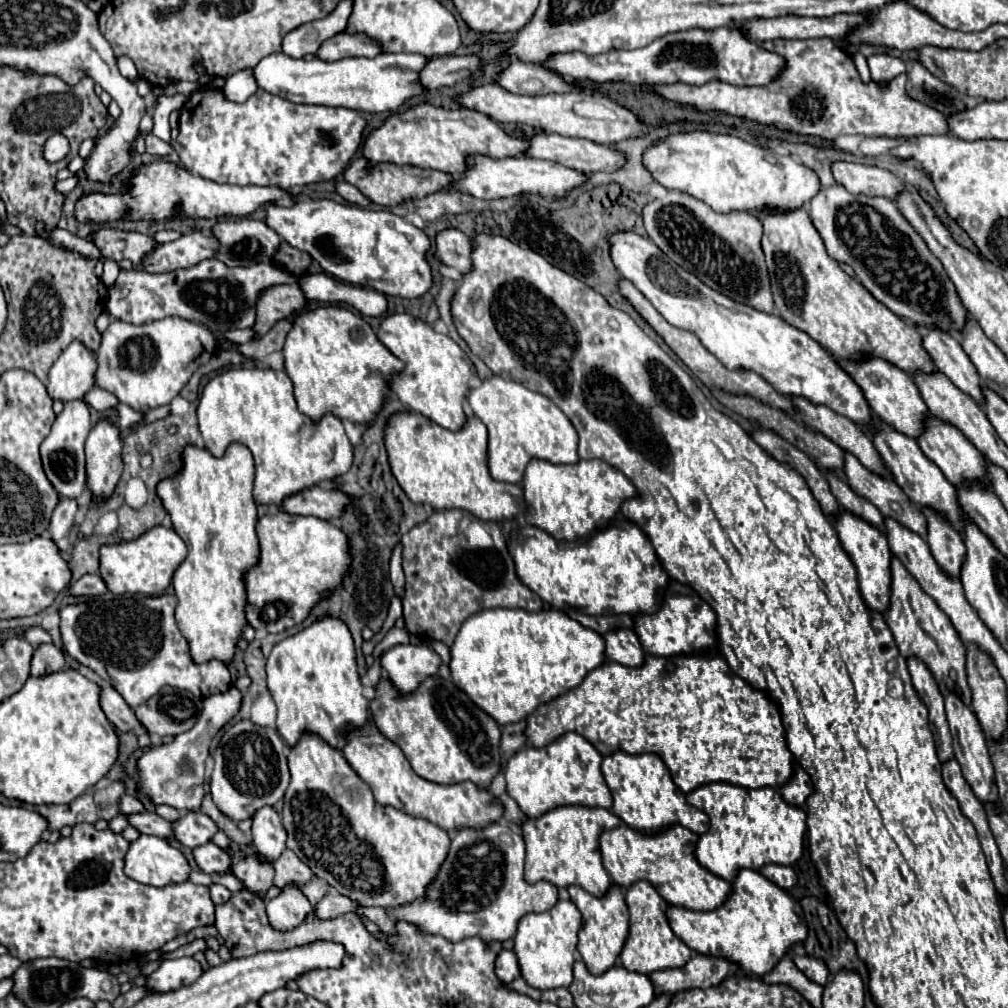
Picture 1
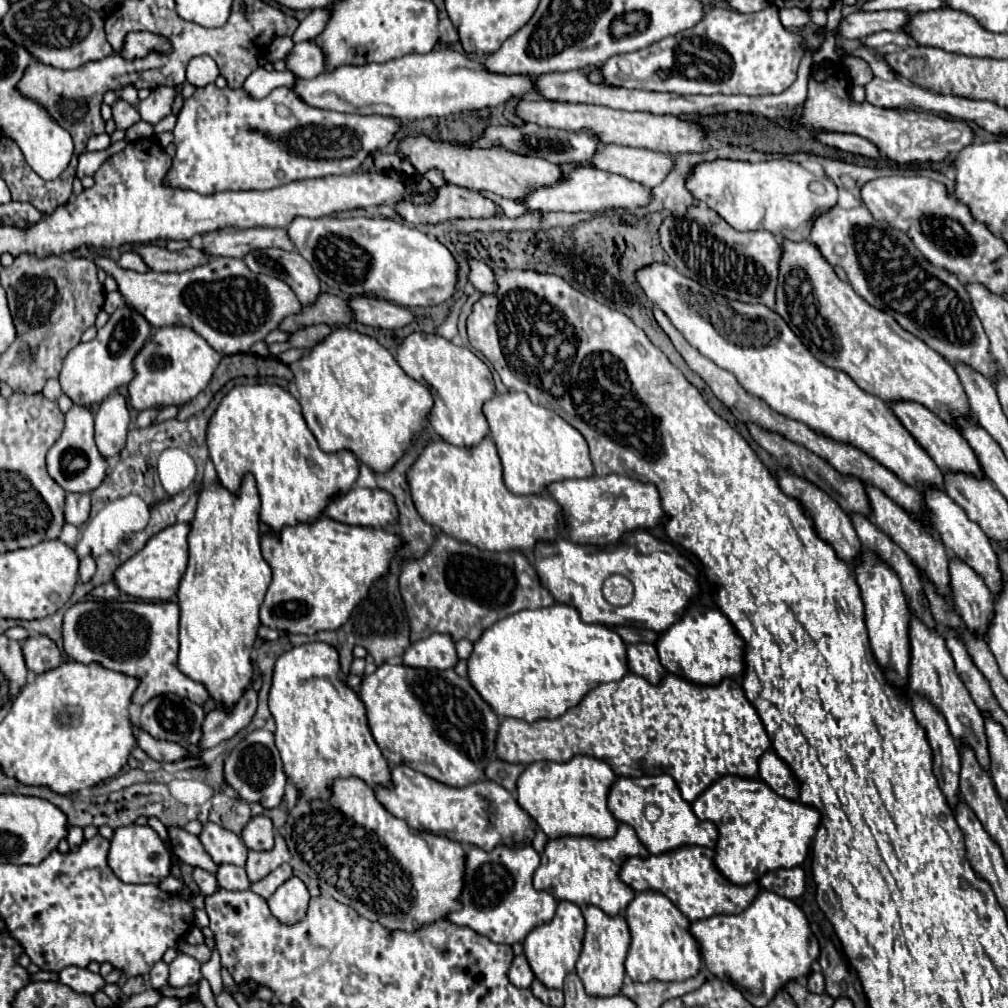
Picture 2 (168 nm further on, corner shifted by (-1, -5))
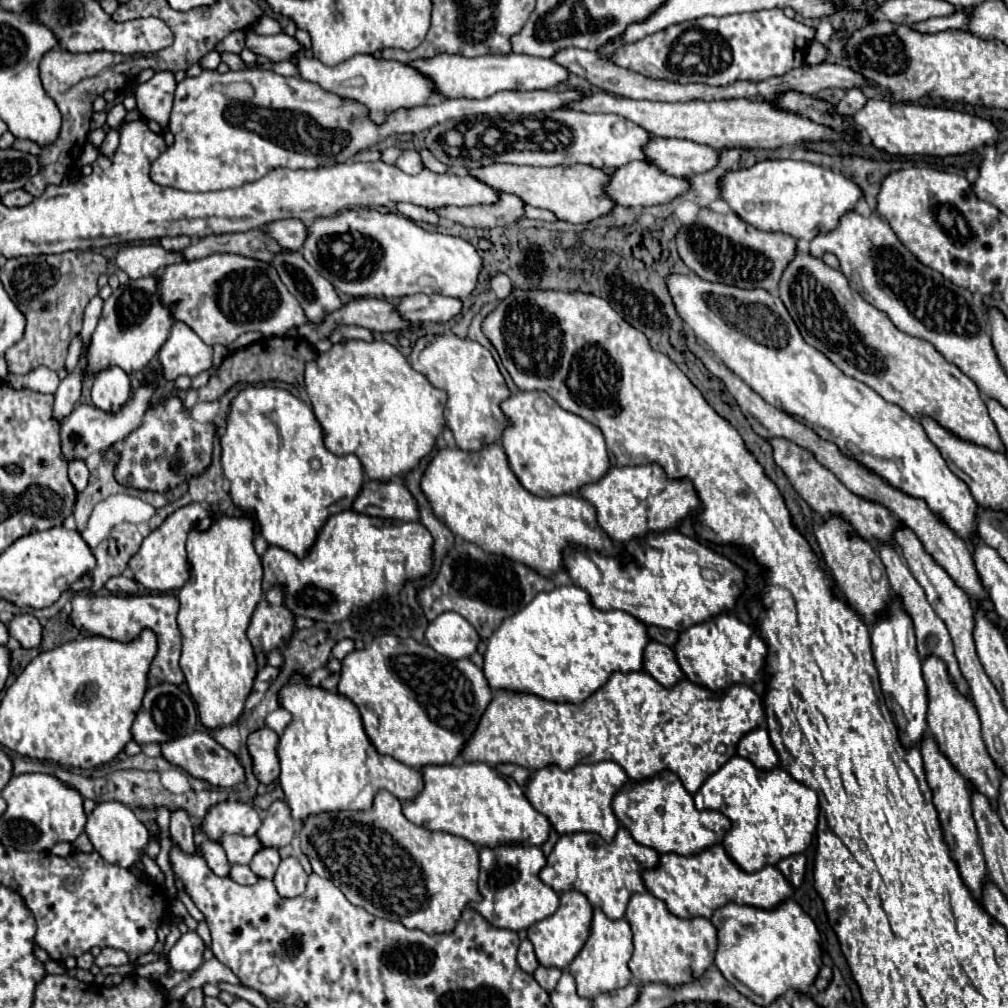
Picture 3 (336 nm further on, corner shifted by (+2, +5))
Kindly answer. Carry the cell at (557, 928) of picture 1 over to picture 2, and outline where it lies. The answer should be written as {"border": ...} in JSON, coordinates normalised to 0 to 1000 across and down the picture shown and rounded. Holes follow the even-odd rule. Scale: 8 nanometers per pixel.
{"border":[[[556,894],[550,912],[526,924],[526,928],[520,934],[520,947],[524,949],[524,955],[532,971],[536,971],[546,981],[558,981],[560,969],[565,963],[569,963],[569,957],[577,943],[577,932],[579,932],[577,902],[565,894]]]}

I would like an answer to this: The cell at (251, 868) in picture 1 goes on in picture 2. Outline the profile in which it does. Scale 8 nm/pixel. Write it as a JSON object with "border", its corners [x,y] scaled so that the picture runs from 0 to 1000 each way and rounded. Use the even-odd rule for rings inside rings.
{"border":[[[278,826],[272,828],[272,840],[268,844],[248,844],[246,846],[246,856],[244,856],[244,866],[246,872],[252,876],[254,872],[260,872],[266,868],[266,864],[272,864],[280,856],[288,854],[288,846],[284,840],[284,834]]]}

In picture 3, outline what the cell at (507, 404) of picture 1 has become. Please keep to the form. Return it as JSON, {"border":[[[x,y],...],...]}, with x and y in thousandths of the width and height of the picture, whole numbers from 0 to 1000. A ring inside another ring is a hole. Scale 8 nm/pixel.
{"border":[[[513,388],[497,398],[495,404],[505,416],[497,441],[507,467],[525,489],[533,493],[572,489],[574,483],[594,477],[604,465],[596,428],[574,412],[557,406],[543,390]]]}

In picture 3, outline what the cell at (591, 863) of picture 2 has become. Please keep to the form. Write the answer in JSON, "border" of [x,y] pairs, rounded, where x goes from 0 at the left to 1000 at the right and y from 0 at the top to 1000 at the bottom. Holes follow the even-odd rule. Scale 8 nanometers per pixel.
{"border":[[[614,820],[606,836],[598,834],[592,826],[564,826],[557,828],[557,832],[551,836],[535,870],[549,884],[559,886],[570,882],[578,886],[588,900],[594,900],[604,912],[616,912],[620,908],[624,890],[640,884],[636,862],[652,858],[652,850],[654,846],[650,842],[632,836],[620,820]]]}

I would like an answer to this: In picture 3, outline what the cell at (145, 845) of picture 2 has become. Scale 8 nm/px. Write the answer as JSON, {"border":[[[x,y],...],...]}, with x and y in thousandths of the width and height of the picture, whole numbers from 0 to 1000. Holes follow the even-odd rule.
{"border":[[[116,795],[98,797],[92,803],[92,807],[86,811],[84,824],[86,824],[94,844],[106,856],[112,856],[112,858],[118,858],[124,862],[130,862],[134,856],[140,854],[140,846],[144,844],[144,840],[148,836],[148,822],[144,820],[144,816],[140,816],[126,799],[116,797]]]}

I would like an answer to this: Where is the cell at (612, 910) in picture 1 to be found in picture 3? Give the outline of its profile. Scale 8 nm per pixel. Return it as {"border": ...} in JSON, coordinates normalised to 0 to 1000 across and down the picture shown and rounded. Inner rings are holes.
{"border":[[[590,900],[584,932],[564,957],[564,963],[572,973],[572,985],[576,989],[588,991],[600,983],[610,983],[620,979],[626,973],[626,963],[622,959],[626,943],[628,943],[628,934],[624,916],[620,912],[604,912],[596,902]]]}

